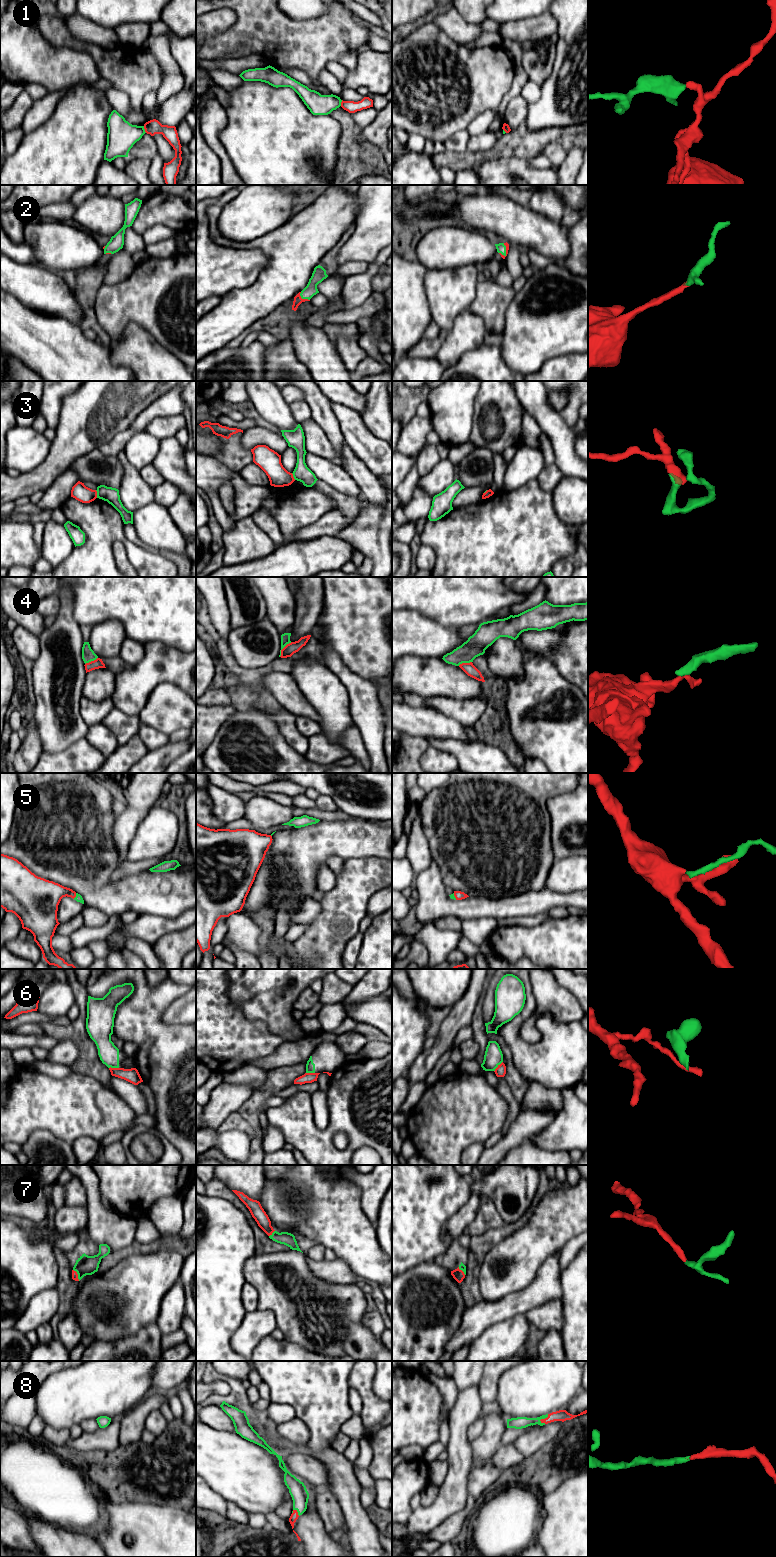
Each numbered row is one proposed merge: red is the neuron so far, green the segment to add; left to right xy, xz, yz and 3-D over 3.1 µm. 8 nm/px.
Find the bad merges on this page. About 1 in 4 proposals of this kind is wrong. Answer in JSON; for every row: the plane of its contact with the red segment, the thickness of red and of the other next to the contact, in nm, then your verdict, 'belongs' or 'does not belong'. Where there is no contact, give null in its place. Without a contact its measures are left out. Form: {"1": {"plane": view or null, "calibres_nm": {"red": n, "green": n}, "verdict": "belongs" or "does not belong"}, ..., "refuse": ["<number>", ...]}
{"1": {"plane": "xy", "calibres_nm": {"red": 120, "green": 240}, "verdict": "does not belong"}, "2": {"plane": "xz", "calibres_nm": {"red": 70, "green": 110}, "verdict": "belongs"}, "3": {"plane": "xy", "calibres_nm": {"red": 140, "green": 120}, "verdict": "does not belong"}, "4": {"plane": "xz", "calibres_nm": {"red": 90, "green": 80}, "verdict": "does not belong"}, "5": {"plane": "xy", "calibres_nm": {"red": 260, "green": 60}, "verdict": "belongs"}, "6": {"plane": "yz", "calibres_nm": {"red": 90, "green": 150}, "verdict": "does not belong"}, "7": {"plane": "xz", "calibres_nm": {"red": 110, "green": 110}, "verdict": "belongs"}, "8": {"plane": "yz", "calibres_nm": {"red": 100, "green": 100}, "verdict": "belongs"}, "refuse": ["1", "3", "4", "6"]}

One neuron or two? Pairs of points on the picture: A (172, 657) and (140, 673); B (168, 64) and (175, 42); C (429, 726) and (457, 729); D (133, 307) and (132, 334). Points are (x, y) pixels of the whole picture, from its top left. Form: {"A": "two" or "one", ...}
{"A": "one", "B": "two", "C": "one", "D": "two"}

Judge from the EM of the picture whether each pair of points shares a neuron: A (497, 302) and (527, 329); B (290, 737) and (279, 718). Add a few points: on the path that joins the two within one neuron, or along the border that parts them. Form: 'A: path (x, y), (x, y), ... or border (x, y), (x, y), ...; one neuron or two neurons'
A: border (515, 293), (508, 306), (502, 332); two neurons
B: path (290, 732), (284, 723); one neuron

